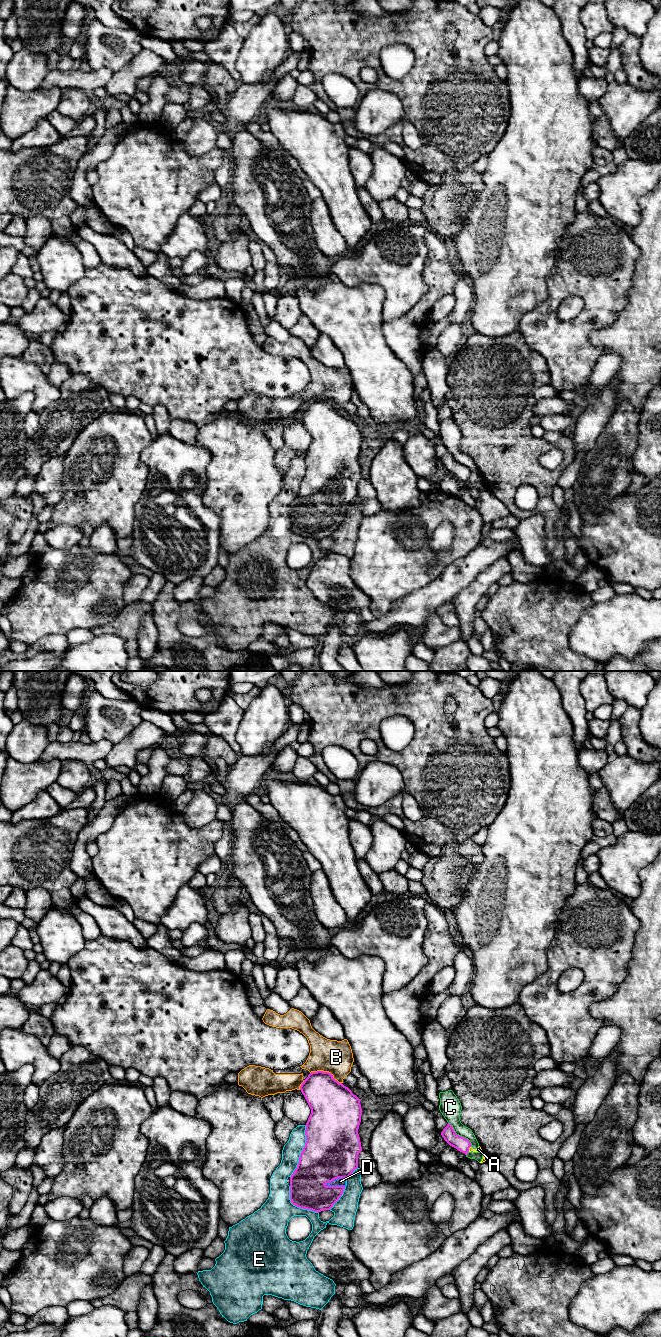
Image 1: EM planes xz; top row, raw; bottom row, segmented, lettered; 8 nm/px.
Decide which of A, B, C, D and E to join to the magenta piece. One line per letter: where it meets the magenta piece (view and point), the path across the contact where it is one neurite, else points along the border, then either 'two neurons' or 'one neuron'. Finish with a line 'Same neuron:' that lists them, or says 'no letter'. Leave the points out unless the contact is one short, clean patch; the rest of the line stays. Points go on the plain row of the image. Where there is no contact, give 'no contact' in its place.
A: xz (468, 477) | along xz (470, 474), (468, 479) | two neurons
B: xz (326, 400) | two neurons
C: xz (460, 464) | two neurons
D: xz (334, 507) | across xz (331, 479), (334, 507), (340, 509) | one neuron
E: xz (302, 479) | two neurons
Same neuron: D

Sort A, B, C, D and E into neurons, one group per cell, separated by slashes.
A C / B / D / E

